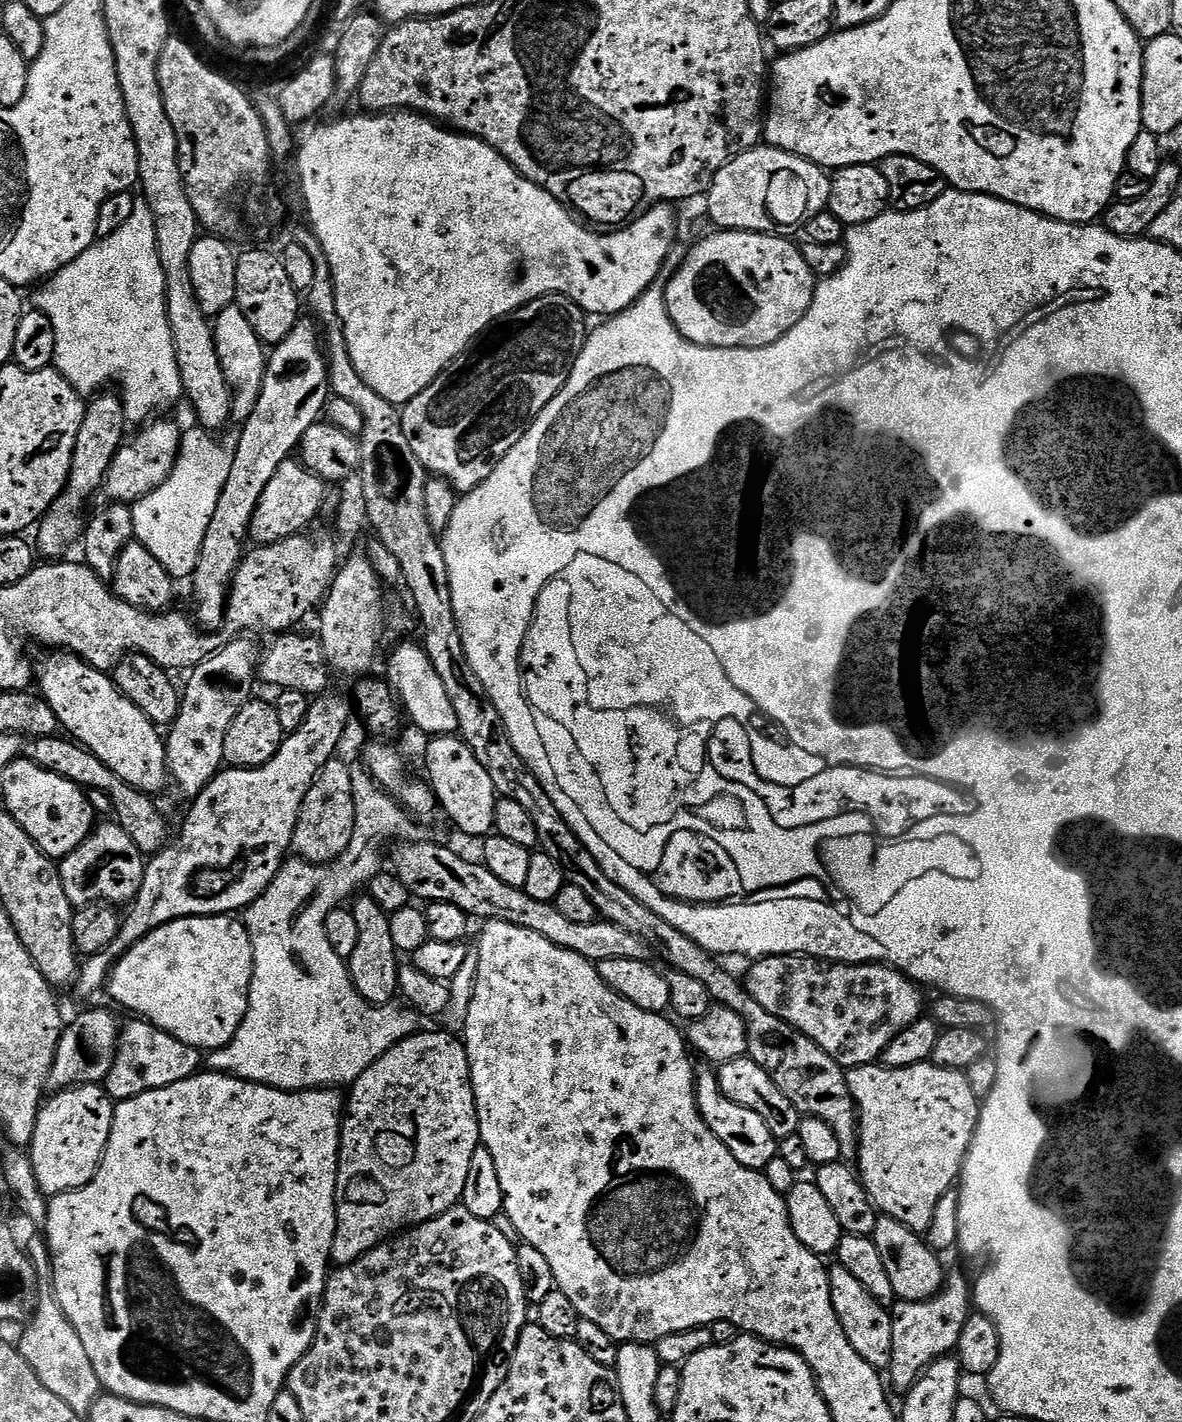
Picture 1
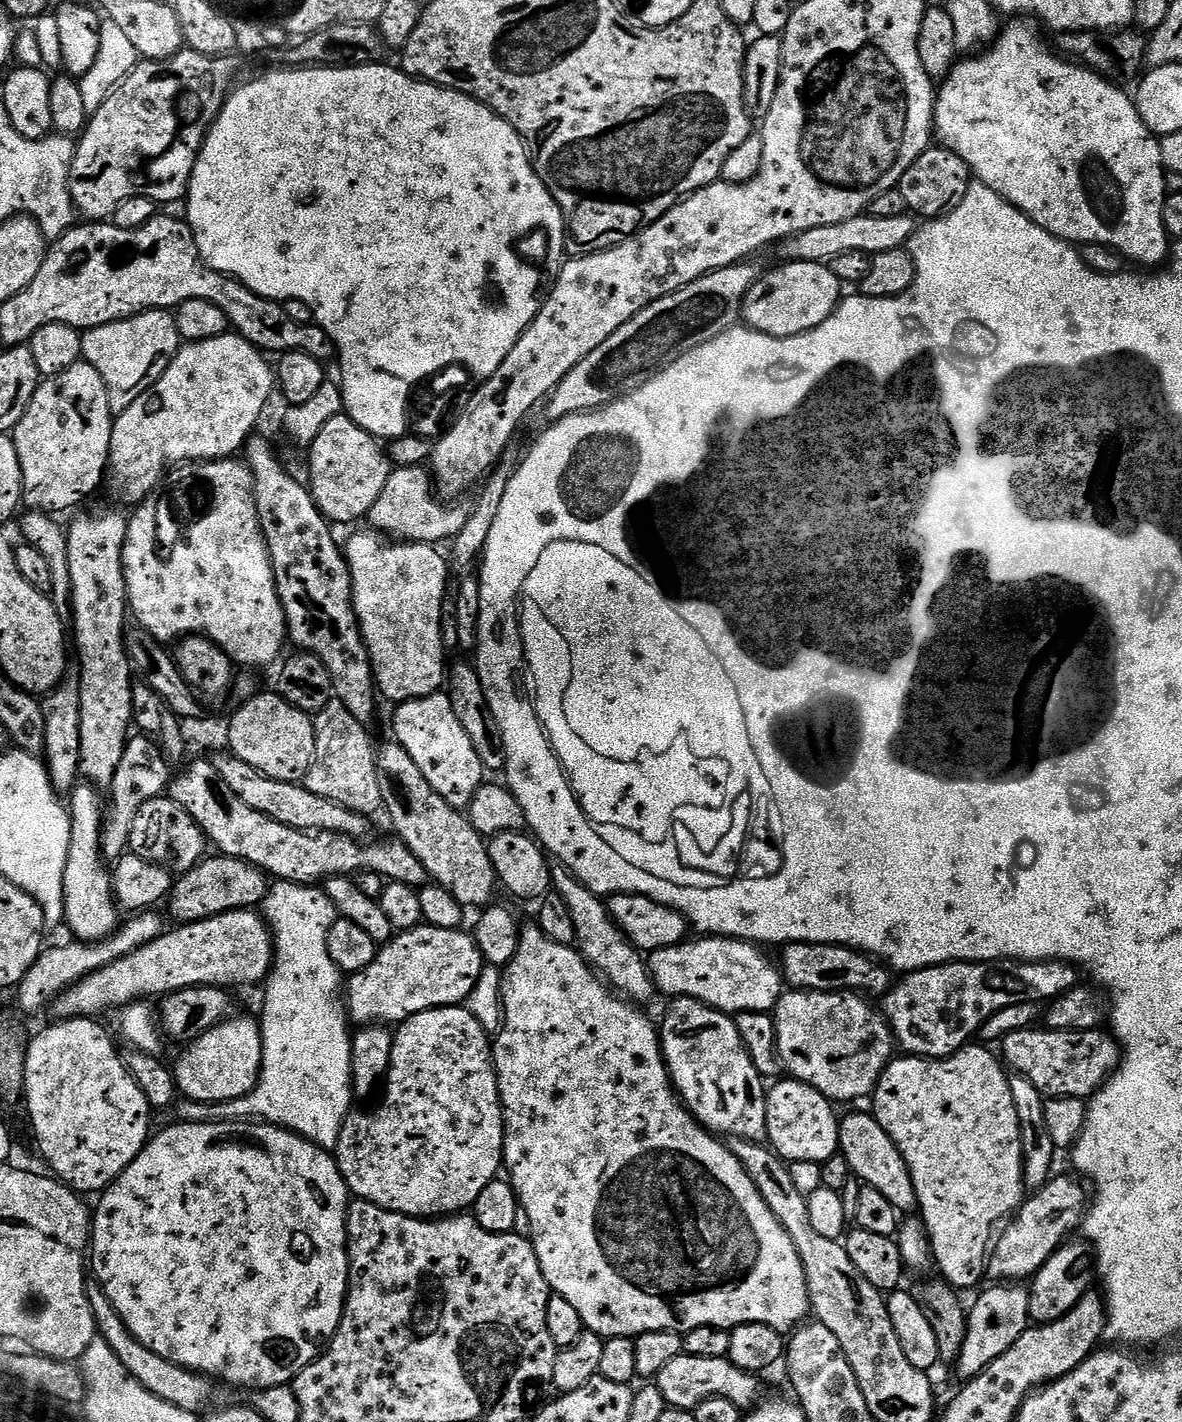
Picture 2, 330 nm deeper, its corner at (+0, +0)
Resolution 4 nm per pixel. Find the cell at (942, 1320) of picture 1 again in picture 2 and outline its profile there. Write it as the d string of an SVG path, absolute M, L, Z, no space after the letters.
M1068 1176L1049 1179L1048 1183L1035 1189L1016 1209L1011 1221L1013 1224L995 1237L986 1257L986 1272L988 1276L993 1276L993 1281L1027 1281L1069 1239L1068 1231L1075 1224L1077 1227L1081 1223L1086 1211L1086 1192L1084 1196L1080 1189L1081 1181L1076 1180Z

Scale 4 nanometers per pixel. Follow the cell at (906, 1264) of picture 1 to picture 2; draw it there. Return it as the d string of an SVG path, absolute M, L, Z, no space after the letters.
M852 1112L848 1117L840 1120L839 1155L846 1158L849 1173L853 1177L857 1176L855 1179L863 1187L878 1190L878 1194L882 1194L886 1198L886 1202L890 1202L890 1206L894 1206L898 1210L915 1209L914 1186L902 1154L896 1148L890 1134L886 1134L886 1130L882 1130L875 1115L865 1112Z

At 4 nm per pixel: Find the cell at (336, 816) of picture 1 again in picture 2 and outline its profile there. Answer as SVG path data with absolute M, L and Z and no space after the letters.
M329 702L322 711L315 713L316 741L312 754L312 765L303 778L303 785L314 794L352 810L371 817L372 812L380 812L383 805L382 791L378 786L374 743L364 730L365 725L355 720L344 705Z

